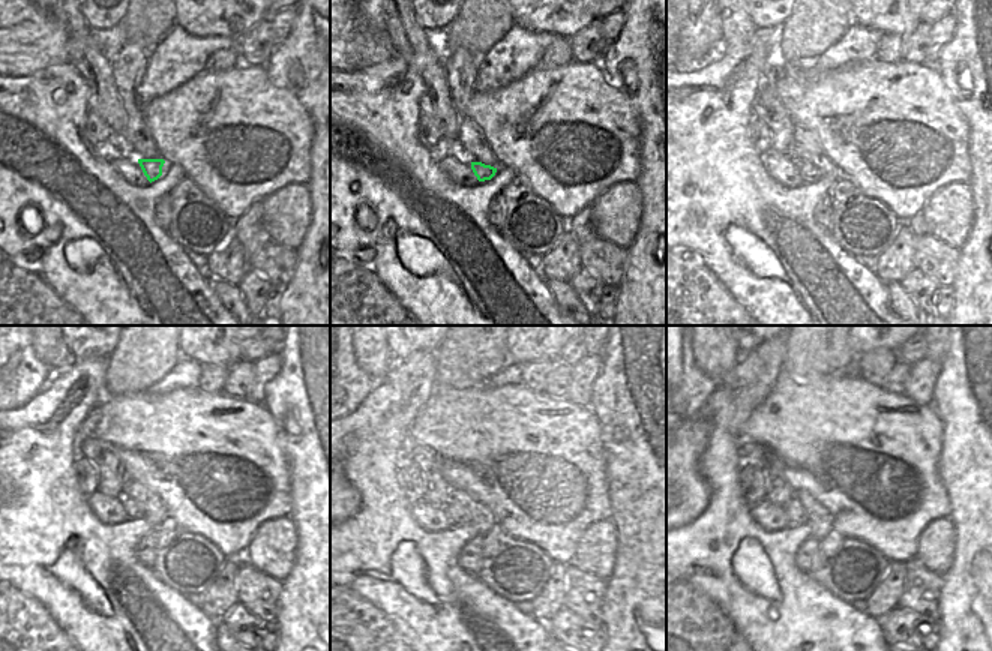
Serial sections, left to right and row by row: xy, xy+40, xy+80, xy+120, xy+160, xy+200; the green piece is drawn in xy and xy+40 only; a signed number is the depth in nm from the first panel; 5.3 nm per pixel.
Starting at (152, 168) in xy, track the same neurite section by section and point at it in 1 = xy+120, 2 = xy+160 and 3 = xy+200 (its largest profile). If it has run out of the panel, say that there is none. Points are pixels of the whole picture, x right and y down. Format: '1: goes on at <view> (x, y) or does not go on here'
1: goes on at xy+120 (131, 507)
2: goes on at xy+160 (456, 512)
3: goes on at xy+200 (796, 513)

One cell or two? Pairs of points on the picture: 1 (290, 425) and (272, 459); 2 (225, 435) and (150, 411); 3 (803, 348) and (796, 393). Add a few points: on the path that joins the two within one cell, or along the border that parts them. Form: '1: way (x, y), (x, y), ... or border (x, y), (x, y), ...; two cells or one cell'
1: border (269, 413), (275, 425), (275, 438), (291, 479); two cells
2: way (207, 435), (201, 431), (168, 429); one cell
3: border (781, 369), (791, 377), (833, 375); two cells

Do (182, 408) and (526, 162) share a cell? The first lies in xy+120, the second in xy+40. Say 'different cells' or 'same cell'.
same cell

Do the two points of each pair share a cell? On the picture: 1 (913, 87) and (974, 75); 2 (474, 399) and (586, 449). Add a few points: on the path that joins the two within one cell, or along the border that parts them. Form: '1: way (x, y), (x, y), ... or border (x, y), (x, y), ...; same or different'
1: border (935, 66), (944, 87), (961, 111); different
2: way (502, 426), (524, 449), (559, 449); same

